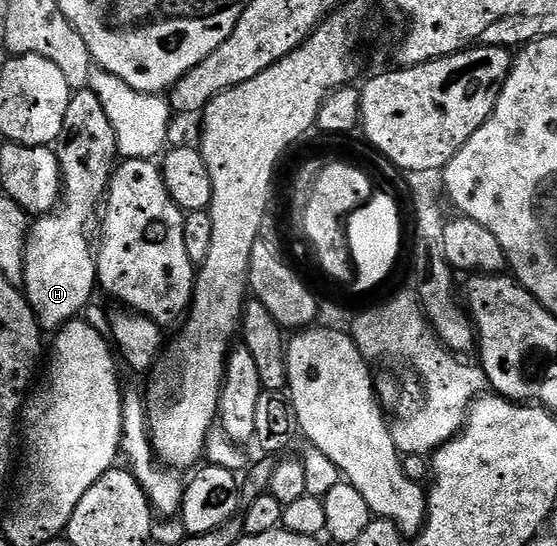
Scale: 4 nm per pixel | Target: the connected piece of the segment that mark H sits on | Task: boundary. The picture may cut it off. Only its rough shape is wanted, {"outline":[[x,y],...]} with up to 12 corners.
{"outline":[[90,88],[56,142],[62,196],[26,234],[39,325],[75,320],[98,285],[90,220],[119,156]]}

